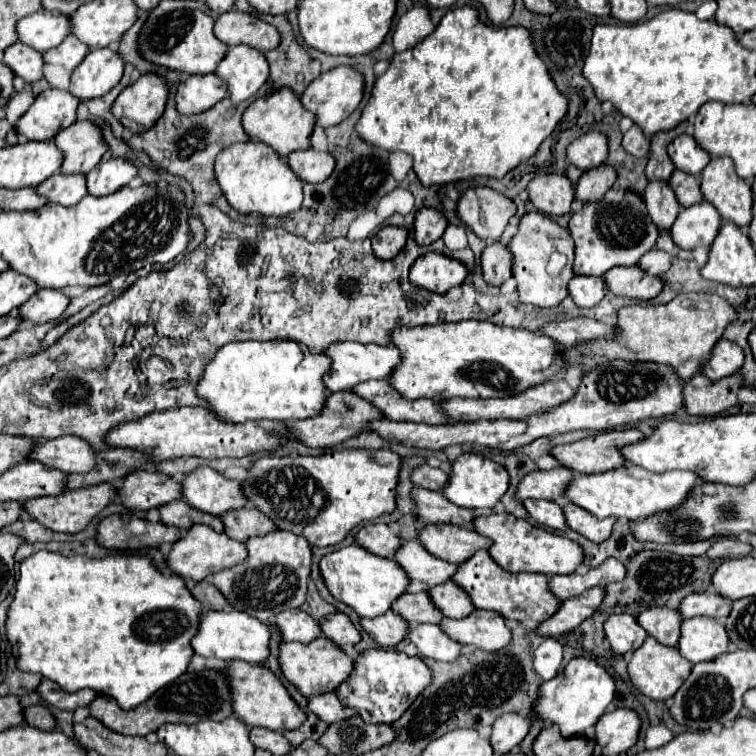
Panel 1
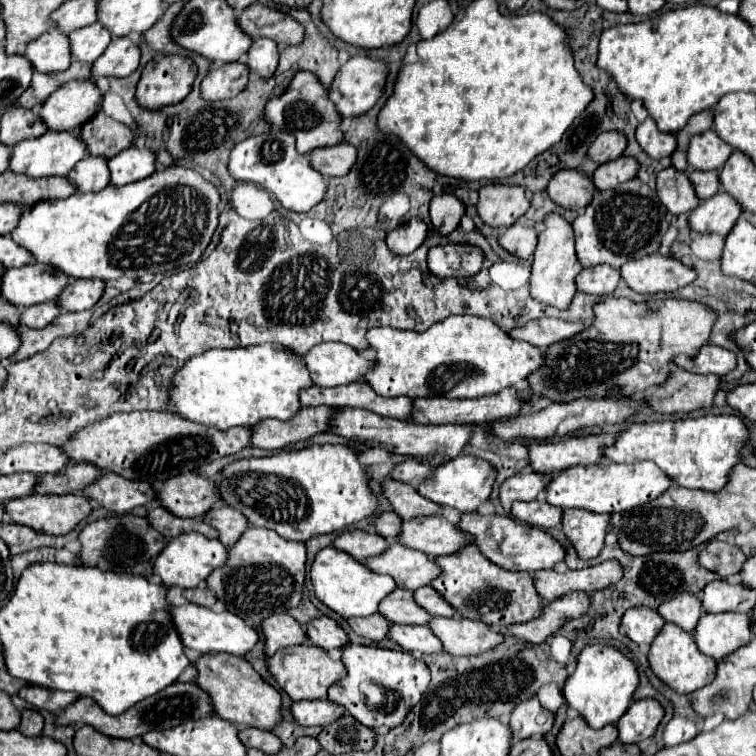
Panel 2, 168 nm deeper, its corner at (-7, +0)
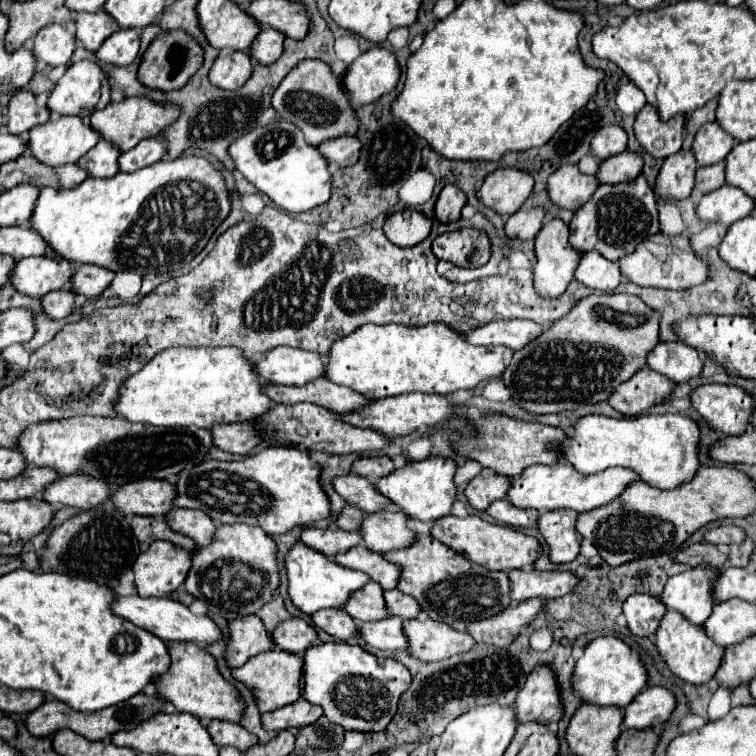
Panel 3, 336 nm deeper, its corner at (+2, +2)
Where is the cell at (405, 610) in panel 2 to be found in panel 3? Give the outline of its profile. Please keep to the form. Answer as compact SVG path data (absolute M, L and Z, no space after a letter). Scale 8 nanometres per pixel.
M377 582L365 584L361 590L357 590L349 602L343 608L349 616L353 616L359 622L369 622L369 620L383 620L389 616L385 612L385 598L383 598L383 588Z

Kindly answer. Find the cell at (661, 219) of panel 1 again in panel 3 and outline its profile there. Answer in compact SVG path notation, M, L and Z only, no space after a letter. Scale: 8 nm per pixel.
M677 152L665 158L657 180L655 180L655 192L659 198L669 200L683 200L691 194L695 184L695 170L697 162L693 152Z

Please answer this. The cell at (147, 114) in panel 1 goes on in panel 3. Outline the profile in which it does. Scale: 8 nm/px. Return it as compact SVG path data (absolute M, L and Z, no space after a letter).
M179 30L163 32L145 50L137 70L137 80L141 80L141 84L145 84L151 90L171 92L171 90L183 88L187 80L201 68L201 64L203 64L203 50L193 38L189 38L185 32L179 32Z

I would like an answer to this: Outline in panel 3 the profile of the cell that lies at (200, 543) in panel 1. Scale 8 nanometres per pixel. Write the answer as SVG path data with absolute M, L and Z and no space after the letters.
M155 540L133 564L139 596L167 596L177 590L191 568L193 552L167 540Z

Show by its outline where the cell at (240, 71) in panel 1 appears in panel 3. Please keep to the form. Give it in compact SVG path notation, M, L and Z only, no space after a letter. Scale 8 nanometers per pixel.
M263 26L261 32L257 34L257 38L253 40L253 44L249 46L249 56L257 64L275 62L283 52L283 38L285 36L281 32L273 30L269 26Z

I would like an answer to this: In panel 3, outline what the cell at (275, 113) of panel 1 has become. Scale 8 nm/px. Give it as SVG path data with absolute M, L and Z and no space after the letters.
M303 60L279 84L271 98L279 120L287 120L301 128L305 142L319 146L325 140L349 136L357 132L357 116L343 92L341 80L331 74L331 68L321 60Z

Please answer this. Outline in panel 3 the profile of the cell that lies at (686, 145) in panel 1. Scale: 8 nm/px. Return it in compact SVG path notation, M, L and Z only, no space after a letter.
M715 122L703 124L693 140L693 154L697 160L697 166L709 166L721 162L729 150L733 148L735 140L727 132L719 128Z

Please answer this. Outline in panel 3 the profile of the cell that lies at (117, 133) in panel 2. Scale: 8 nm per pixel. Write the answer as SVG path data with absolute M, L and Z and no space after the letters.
M125 98L117 104L111 102L103 110L95 110L91 114L93 130L97 130L101 134L101 138L115 144L115 148L119 148L121 152L133 148L143 138L151 138L151 136L161 134L175 120L177 120L177 108L171 108L165 104L155 104L145 98Z

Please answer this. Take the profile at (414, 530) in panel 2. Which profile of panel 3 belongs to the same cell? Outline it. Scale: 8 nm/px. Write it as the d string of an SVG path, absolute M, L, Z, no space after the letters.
M381 510L373 512L363 520L363 538L365 546L373 552L389 552L409 548L417 534L407 526L407 516L397 510Z

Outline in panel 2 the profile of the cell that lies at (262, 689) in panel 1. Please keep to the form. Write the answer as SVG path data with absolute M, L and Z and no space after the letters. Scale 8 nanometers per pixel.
M202 654L194 666L198 670L198 678L194 682L198 688L208 692L218 718L234 722L236 726L254 726L260 730L270 730L270 726L278 724L280 692L266 684L246 658L232 654Z

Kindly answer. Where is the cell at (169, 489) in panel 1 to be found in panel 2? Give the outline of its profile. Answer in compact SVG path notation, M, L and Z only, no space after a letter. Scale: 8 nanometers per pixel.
M102 474L98 482L92 482L82 490L88 500L98 502L102 508L114 514L126 514L134 506L144 506L154 500L154 490L144 482L130 482L118 474Z

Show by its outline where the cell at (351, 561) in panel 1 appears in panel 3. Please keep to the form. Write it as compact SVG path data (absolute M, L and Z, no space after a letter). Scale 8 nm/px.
M297 542L291 548L285 560L285 570L287 570L287 582L289 582L289 596L293 604L305 614L313 614L323 608L343 608L345 600L349 600L349 594L357 592L357 588L371 582L369 576L365 576L363 572L337 566L333 558L327 558L323 552L317 552L315 548L309 548L303 542Z

